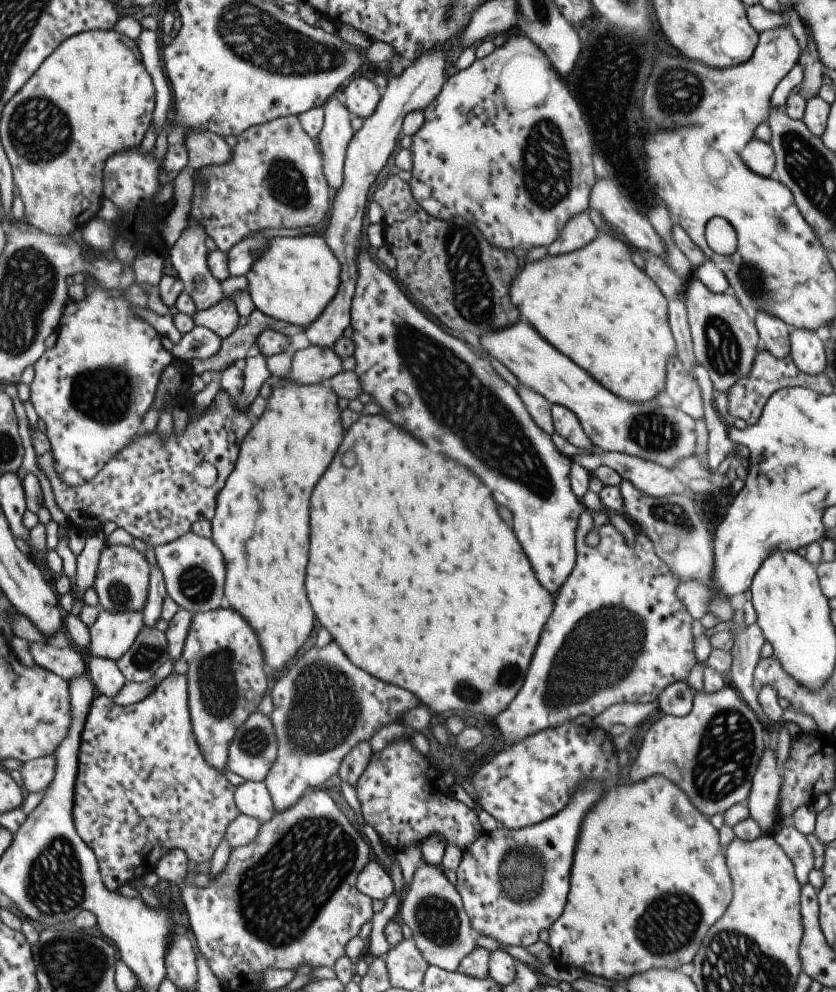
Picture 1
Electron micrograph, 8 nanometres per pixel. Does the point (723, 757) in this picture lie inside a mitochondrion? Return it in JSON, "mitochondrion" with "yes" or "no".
{"mitochondrion":"yes"}

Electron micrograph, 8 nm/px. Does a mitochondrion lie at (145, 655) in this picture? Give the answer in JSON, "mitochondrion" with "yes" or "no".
{"mitochondrion":"yes"}

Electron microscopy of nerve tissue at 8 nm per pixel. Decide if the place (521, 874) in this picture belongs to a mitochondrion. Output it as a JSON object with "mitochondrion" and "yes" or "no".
{"mitochondrion":"yes"}

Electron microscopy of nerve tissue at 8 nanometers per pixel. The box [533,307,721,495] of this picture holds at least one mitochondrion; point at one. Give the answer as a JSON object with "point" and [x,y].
{"point":[653,432]}

